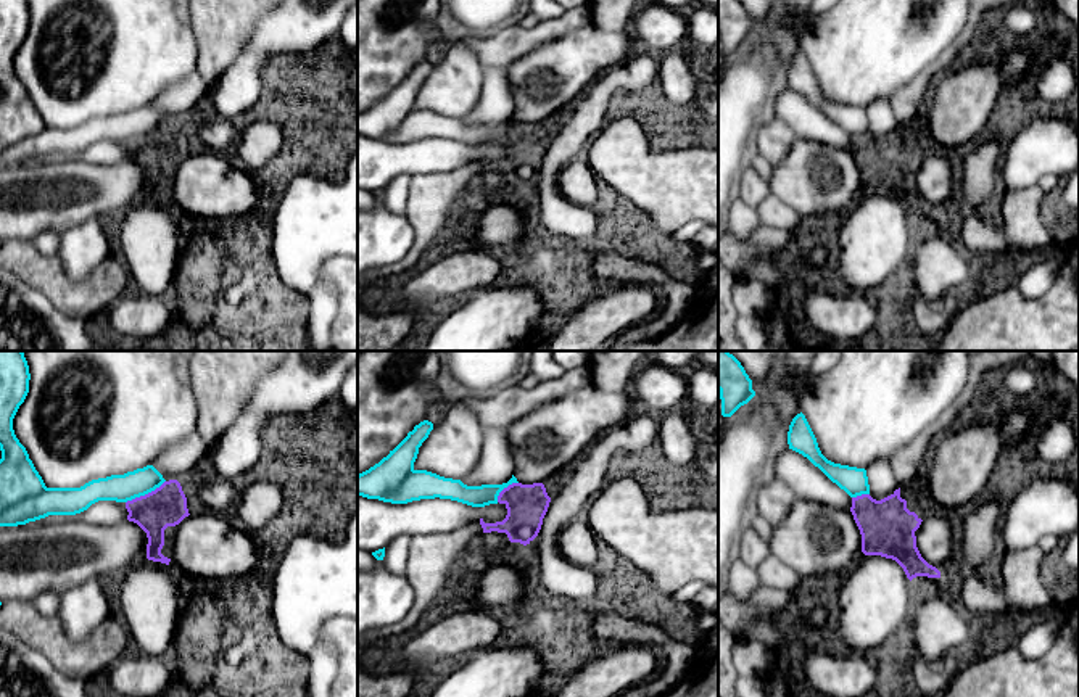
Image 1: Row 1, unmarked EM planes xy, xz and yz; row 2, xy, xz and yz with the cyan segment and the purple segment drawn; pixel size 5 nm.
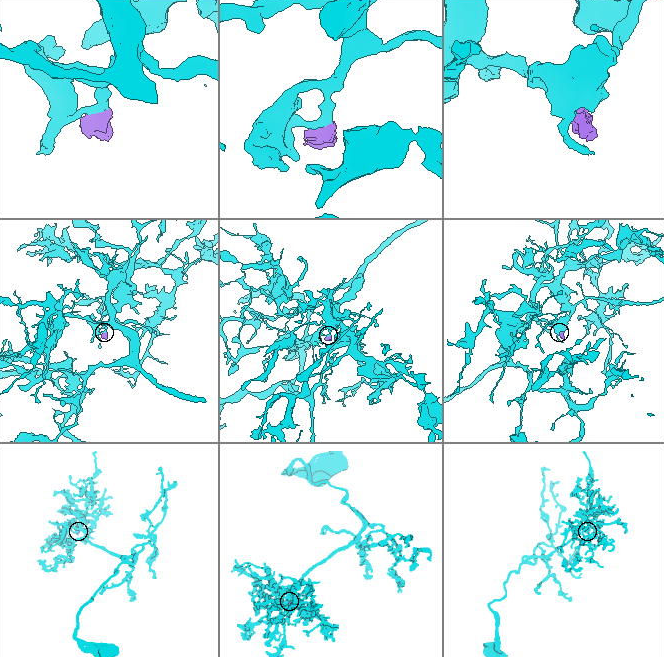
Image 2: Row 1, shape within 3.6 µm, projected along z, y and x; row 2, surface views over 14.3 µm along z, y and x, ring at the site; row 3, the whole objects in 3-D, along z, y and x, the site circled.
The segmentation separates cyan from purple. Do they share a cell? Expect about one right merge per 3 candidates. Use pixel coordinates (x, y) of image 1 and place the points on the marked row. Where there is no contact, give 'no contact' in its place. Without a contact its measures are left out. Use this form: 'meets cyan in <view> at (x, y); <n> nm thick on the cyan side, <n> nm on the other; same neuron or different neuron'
meets cyan in xy at (145, 493); 140 nm thick on the cyan side, 200 nm on the other; different neuron

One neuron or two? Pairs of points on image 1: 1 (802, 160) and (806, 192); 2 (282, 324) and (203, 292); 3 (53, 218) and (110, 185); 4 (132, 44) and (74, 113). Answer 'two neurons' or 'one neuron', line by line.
1: one neuron
2: one neuron
3: one neuron
4: one neuron

